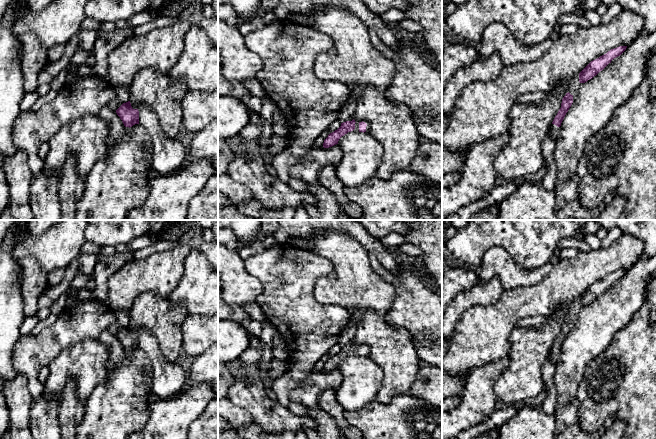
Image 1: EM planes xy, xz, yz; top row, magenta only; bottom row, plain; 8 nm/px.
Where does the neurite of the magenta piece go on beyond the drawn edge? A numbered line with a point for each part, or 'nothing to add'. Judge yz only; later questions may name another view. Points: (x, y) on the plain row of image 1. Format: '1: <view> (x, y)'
1: yz (575, 307)

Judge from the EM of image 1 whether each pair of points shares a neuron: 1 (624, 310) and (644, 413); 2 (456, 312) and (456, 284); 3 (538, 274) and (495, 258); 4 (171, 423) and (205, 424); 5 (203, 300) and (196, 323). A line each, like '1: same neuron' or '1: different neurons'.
1: different neurons
2: different neurons
3: same neuron
4: different neurons
5: different neurons

